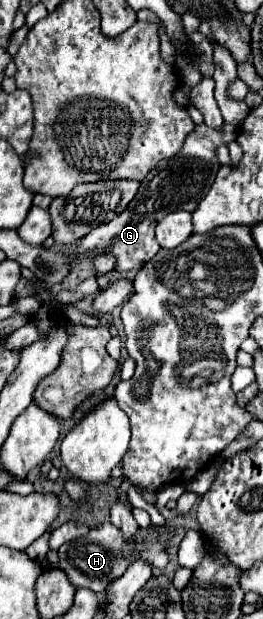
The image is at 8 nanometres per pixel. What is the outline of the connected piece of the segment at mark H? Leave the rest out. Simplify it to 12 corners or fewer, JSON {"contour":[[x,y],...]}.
{"contour":[[113,523],[59,547],[59,565],[99,597],[141,559],[165,569],[167,525],[127,543]]}

